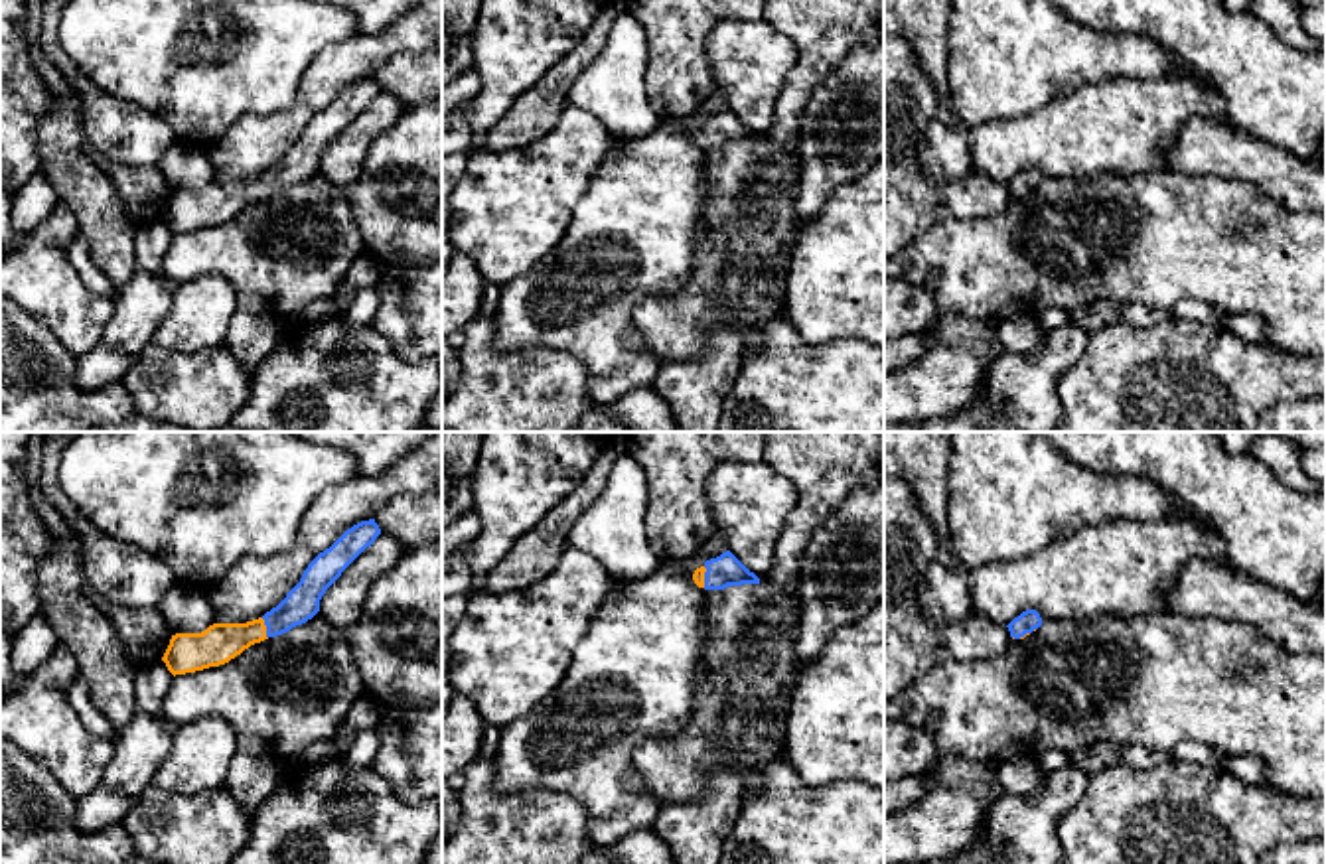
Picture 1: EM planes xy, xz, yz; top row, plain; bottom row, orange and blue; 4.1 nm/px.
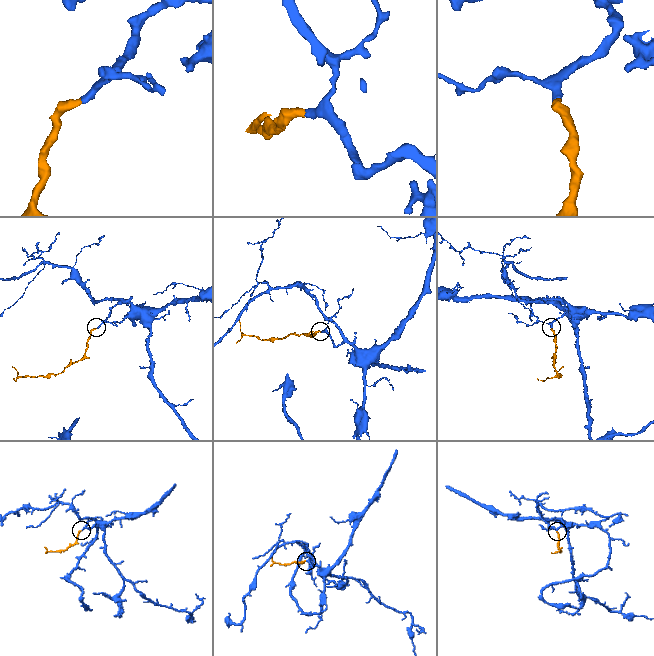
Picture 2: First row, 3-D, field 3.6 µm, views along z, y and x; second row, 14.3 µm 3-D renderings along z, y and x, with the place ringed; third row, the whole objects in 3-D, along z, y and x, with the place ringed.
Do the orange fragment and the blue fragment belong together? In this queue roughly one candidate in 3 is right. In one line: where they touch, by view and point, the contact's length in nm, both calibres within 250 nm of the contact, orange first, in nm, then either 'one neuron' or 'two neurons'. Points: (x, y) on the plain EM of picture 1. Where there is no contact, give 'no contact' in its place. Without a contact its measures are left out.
meets orange in xy at (265, 186); contact 90 nm long; 160 nm thick on the orange side, 140 nm on the other; one neuron

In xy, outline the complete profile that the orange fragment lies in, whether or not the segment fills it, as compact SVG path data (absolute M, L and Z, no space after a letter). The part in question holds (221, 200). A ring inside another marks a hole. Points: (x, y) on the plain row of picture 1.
M375 77L347 87L330 107L304 128L286 156L262 176L247 181L213 181L201 191L176 191L162 215L176 233L219 225L255 201L282 193L320 170L320 158L341 130L381 93Z

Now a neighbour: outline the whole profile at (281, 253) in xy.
M302 181L251 203L225 223L176 233L164 252L162 272L174 284L219 274L231 282L237 306L288 318L300 316L316 300L330 298L363 252L365 241L347 187L326 195Z

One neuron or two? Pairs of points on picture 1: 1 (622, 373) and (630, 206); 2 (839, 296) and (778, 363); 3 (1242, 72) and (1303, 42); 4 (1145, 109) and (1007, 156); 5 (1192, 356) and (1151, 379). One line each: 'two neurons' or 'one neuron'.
1: one neuron
2: two neurons
3: two neurons
4: one neuron
5: one neuron

